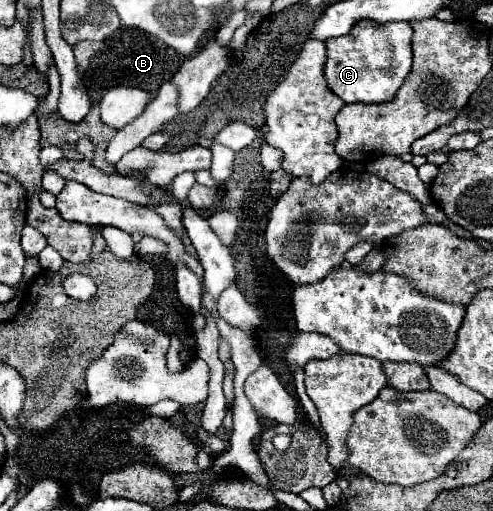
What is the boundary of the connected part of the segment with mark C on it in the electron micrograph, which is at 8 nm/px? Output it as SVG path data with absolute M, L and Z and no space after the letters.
M358 21L358 25L354 25L348 35L326 41L328 61L324 73L328 79L328 87L346 103L390 101L410 73L410 39L412 27L406 21Z

